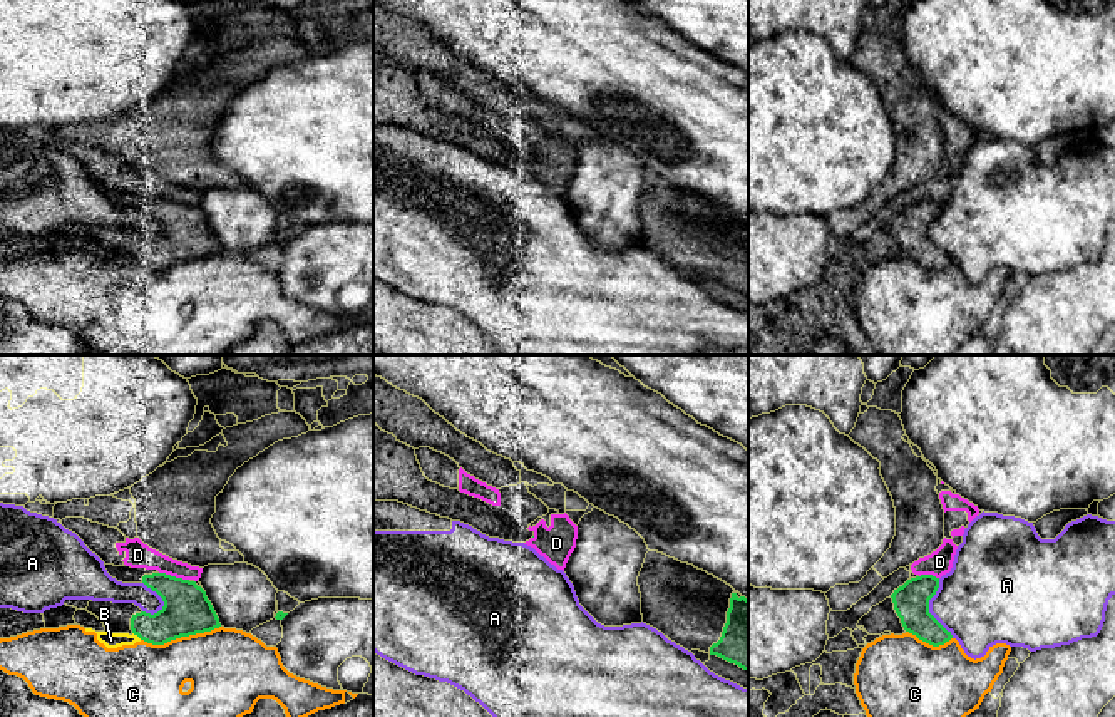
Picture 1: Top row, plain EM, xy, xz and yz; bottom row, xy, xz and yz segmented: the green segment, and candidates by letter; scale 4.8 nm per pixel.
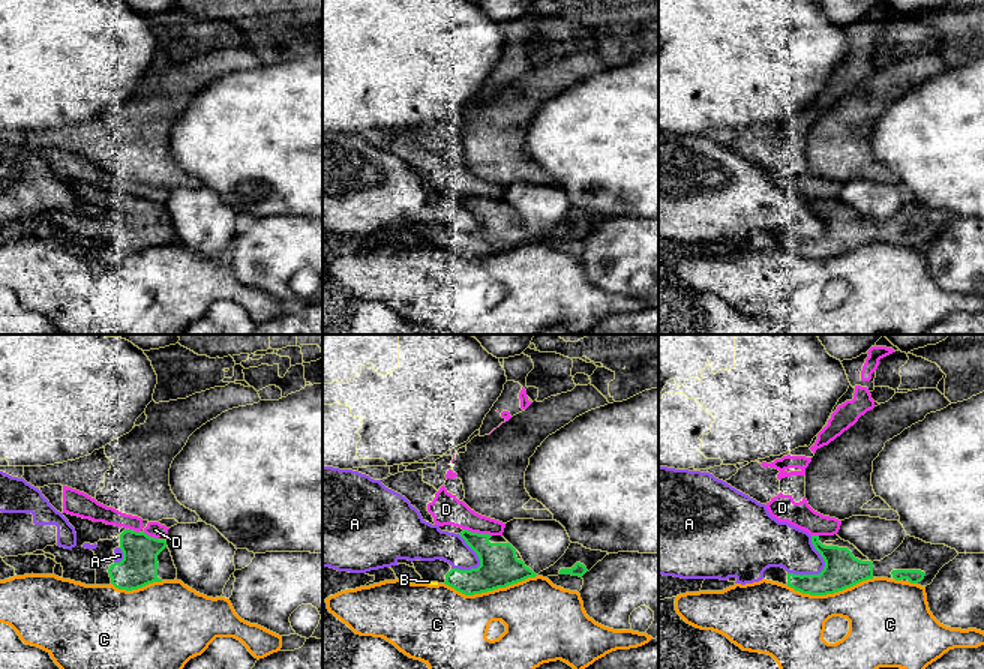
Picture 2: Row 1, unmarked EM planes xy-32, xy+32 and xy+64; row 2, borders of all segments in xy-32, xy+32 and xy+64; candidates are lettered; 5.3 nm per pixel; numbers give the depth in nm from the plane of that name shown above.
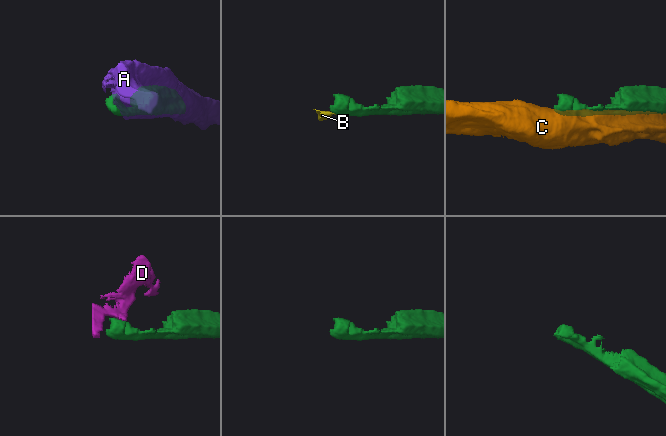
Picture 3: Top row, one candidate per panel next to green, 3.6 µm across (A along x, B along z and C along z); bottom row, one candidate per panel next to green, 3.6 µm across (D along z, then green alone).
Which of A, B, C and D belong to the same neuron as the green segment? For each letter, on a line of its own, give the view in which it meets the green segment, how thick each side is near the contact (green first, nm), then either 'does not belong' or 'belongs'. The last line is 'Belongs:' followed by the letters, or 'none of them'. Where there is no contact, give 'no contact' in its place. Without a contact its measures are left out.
A: meets green in yz; 180 nm thick on the green side, 400 nm on the other; does not belong
B: meets green in xy; 220 nm thick on the green side, 80 nm on the other; does not belong
C: meets green in xy; 220 nm thick on the green side, 360 nm on the other; does not belong
D: meets green in xy; 220 nm thick on the green side, 130 nm on the other; does not belong
Belongs: none of them

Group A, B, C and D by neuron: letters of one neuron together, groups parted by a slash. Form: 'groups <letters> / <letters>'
groups A / B C / D

